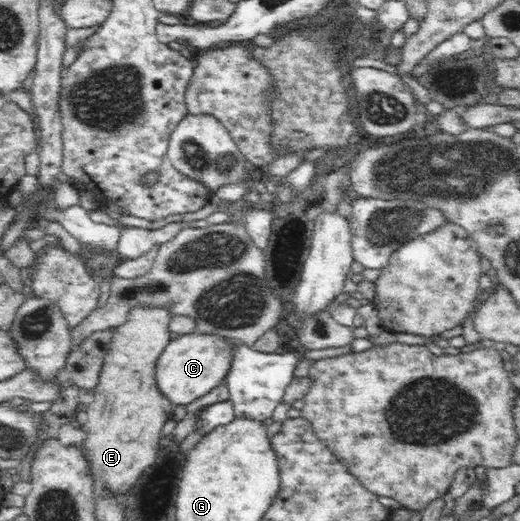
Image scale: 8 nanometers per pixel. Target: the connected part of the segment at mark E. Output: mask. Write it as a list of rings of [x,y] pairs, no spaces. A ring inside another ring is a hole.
[[[137,305],[128,312],[127,322],[112,329],[109,348],[105,354],[99,374],[98,384],[92,389],[94,410],[87,410],[88,421],[82,426],[86,430],[86,456],[88,468],[94,472],[96,480],[108,488],[108,493],[124,494],[130,486],[142,476],[142,472],[156,462],[158,456],[158,442],[162,434],[162,426],[171,419],[174,407],[171,402],[160,393],[156,380],[156,361],[172,340],[170,338],[170,319],[168,305]]]

